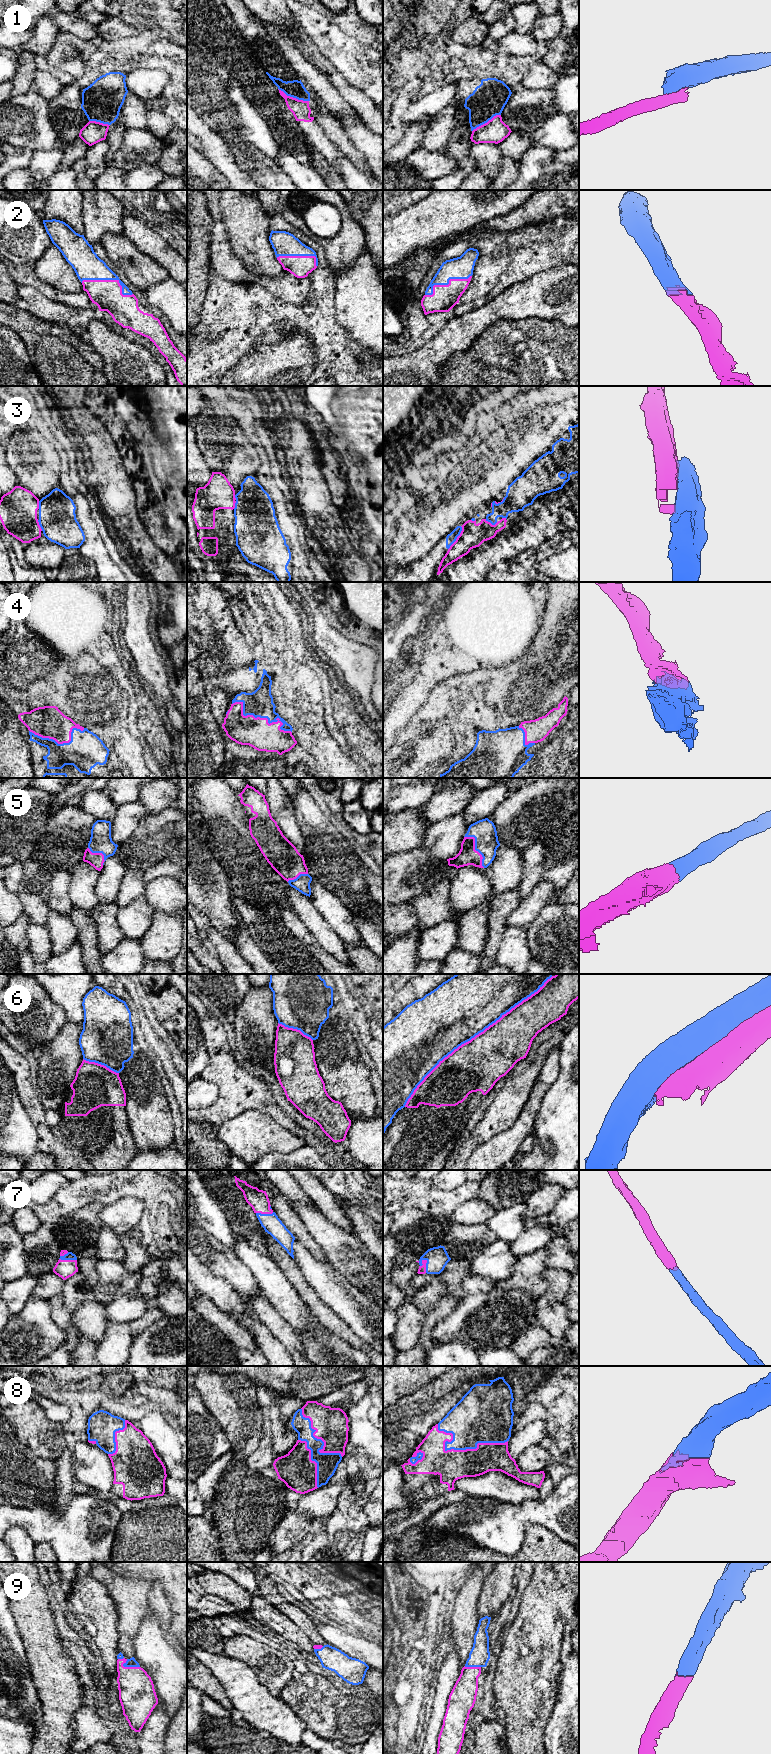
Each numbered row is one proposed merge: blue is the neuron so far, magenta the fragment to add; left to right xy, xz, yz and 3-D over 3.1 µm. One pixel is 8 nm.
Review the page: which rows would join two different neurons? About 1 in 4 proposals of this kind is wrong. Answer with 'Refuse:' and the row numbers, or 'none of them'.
Refuse: 1, 3, 6

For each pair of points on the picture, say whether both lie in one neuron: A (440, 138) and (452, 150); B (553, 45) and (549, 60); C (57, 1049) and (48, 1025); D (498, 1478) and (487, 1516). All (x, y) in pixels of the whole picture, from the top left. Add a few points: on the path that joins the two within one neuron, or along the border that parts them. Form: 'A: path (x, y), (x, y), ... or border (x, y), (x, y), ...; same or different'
A: border (448, 141), (440, 150); different
B: path (553, 49), (553, 56); same
C: border (59, 1030), (50, 1041); different
D: border (469, 1494), (515, 1504); different

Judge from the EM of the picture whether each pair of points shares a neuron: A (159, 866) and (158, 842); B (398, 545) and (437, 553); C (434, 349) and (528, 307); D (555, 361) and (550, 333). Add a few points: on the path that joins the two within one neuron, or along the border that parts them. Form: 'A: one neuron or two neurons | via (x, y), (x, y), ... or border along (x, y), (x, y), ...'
A: one neuron | via (165, 860), (168, 857), (159, 848)
B: two neurons | border along (433, 548), (410, 564)
C: one neuron | via (457, 335), (491, 311), (505, 307)
D: one neuron | via (550, 354), (550, 340)

